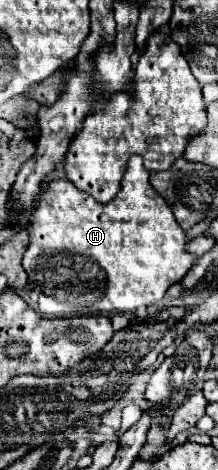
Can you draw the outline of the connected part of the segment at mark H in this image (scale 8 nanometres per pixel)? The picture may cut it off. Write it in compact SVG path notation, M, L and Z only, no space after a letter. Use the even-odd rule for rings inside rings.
M131 156L129 158L129 166L127 166L127 172L123 176L123 184L121 184L121 190L119 194L107 202L107 204L99 204L95 202L89 194L77 190L69 180L65 178L59 178L59 180L53 180L49 184L49 190L39 198L39 202L35 204L35 212L31 216L31 246L27 248L27 254L23 256L23 268L27 270L29 274L29 286L33 292L37 292L39 296L39 312L45 316L45 318L71 318L75 314L127 314L127 312L135 312L139 306L149 306L149 304L155 304L159 302L165 292L169 290L171 284L177 284L185 278L185 274L191 270L191 266L195 264L195 256L191 252L187 252L187 234L181 230L181 226L177 224L175 216L173 216L173 208L165 202L165 198L151 188L151 182L149 182L149 170L143 166L143 158L141 156Z

